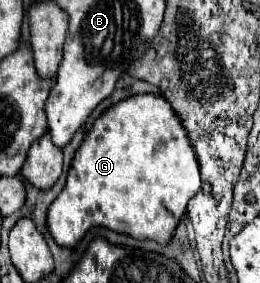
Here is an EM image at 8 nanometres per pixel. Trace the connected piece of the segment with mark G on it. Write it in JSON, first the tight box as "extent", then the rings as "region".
{"extent":[47,94,201,248],"region":[[[135,94],[95,120],[73,158],[65,188],[49,206],[47,226],[55,242],[67,248],[73,248],[93,226],[105,226],[137,240],[167,244],[199,186],[201,174],[193,146],[169,102],[159,94]]]}

